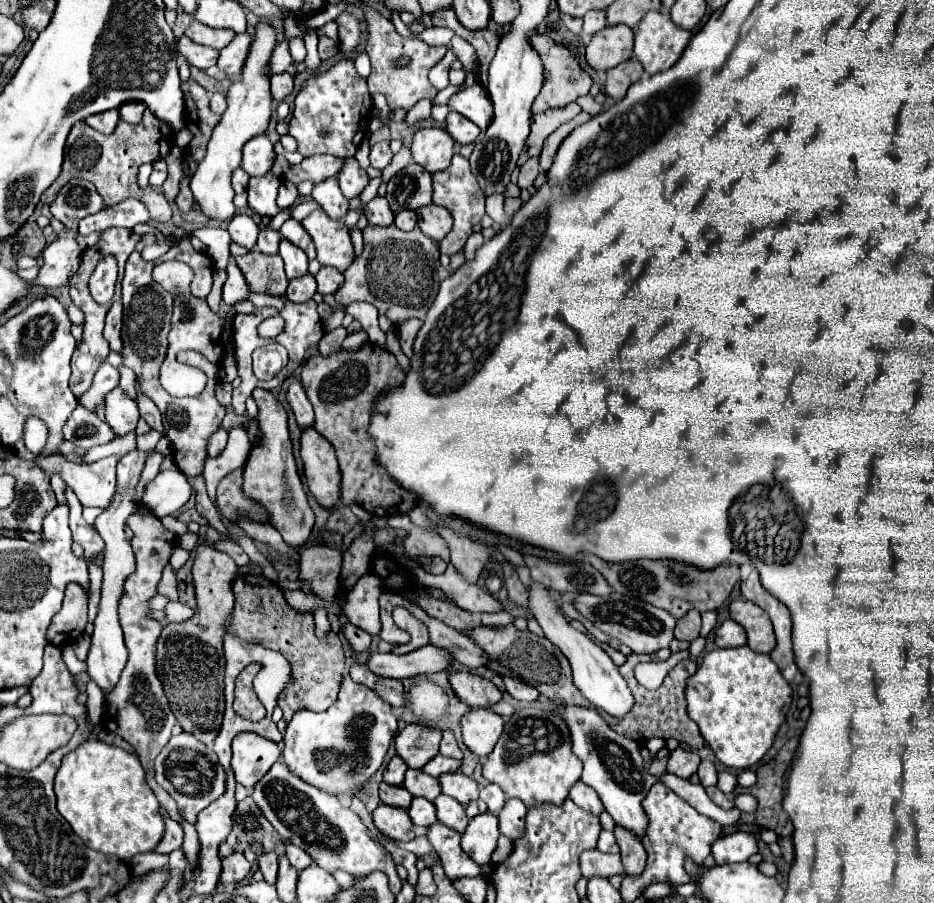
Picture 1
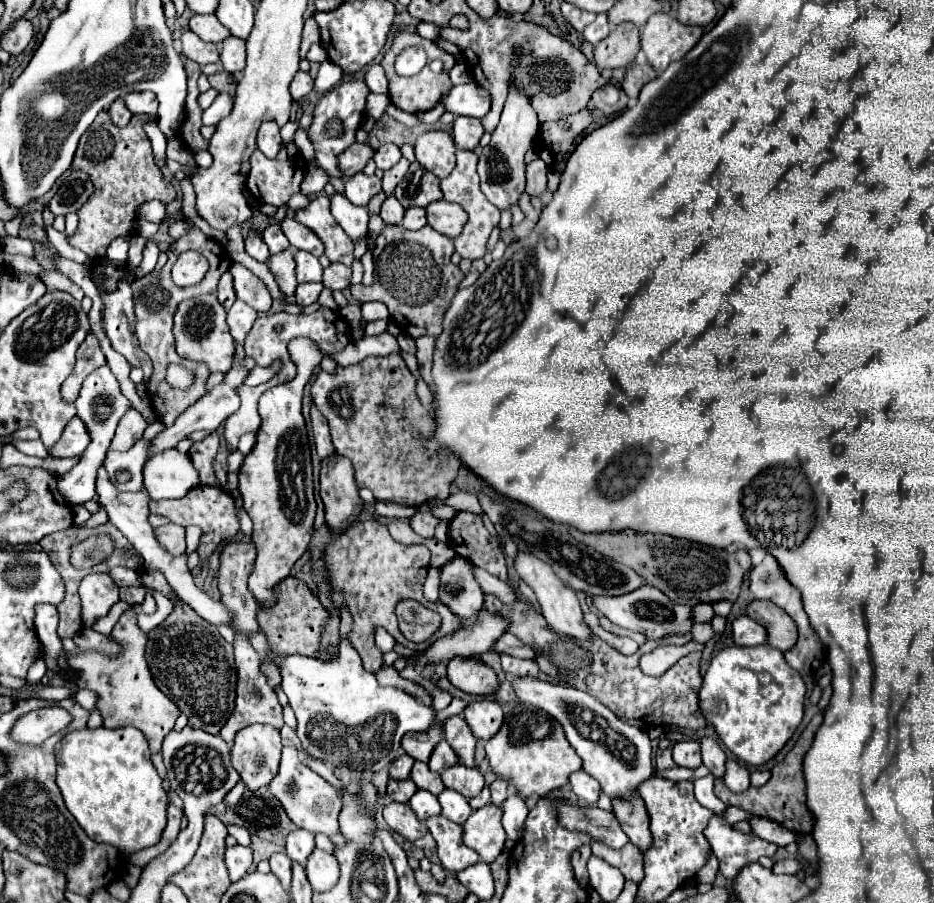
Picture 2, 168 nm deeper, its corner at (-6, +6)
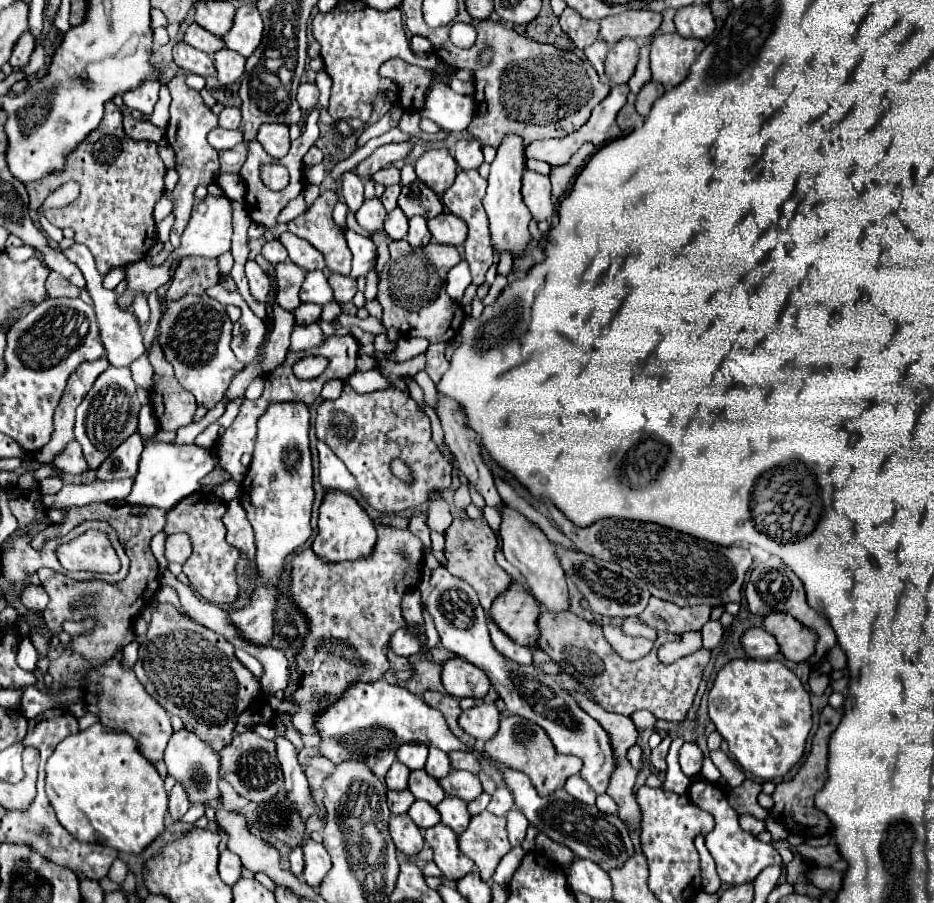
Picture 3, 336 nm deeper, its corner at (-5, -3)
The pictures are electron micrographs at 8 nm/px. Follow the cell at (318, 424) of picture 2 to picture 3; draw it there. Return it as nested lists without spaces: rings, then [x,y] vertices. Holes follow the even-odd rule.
[[[318,442],[318,454],[320,454],[322,486],[324,488],[340,488],[344,492],[354,494],[358,490],[358,482],[354,482],[354,476],[348,472],[344,462],[324,442]]]

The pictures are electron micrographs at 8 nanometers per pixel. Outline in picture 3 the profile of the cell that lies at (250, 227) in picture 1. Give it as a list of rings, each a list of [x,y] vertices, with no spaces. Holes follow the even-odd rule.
[[[248,260],[246,262],[246,276],[248,276],[248,282],[250,282],[252,296],[256,300],[260,300],[260,302],[266,302],[266,294],[270,290],[270,278],[268,278],[268,274],[254,260]]]

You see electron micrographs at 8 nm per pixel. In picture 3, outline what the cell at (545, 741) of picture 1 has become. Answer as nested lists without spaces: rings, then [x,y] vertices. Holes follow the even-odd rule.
[[[508,716],[508,718],[500,720],[498,734],[486,742],[484,750],[490,758],[502,762],[502,766],[510,766],[510,770],[524,772],[532,780],[538,794],[542,794],[542,796],[550,796],[552,792],[564,788],[566,780],[574,774],[578,774],[582,768],[580,758],[558,754],[554,744],[550,744],[548,734],[538,724],[534,724],[522,716]]]

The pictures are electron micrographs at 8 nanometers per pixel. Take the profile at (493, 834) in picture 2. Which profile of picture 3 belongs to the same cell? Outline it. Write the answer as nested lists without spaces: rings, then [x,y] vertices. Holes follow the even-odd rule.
[[[482,812],[470,818],[466,832],[458,838],[460,852],[480,870],[482,880],[490,880],[502,856],[512,848],[506,838],[506,818]]]

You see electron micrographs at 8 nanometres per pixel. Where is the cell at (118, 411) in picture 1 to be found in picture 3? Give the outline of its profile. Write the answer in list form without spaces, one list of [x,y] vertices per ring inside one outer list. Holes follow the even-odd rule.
[[[134,432],[126,442],[122,442],[98,468],[96,478],[112,480],[112,478],[128,478],[138,472],[138,458],[142,454],[142,438],[138,432]]]

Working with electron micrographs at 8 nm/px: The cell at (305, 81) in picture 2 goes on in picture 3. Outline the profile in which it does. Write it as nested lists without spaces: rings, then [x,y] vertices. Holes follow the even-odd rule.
[[[308,82],[300,84],[296,98],[298,98],[298,104],[302,110],[310,110],[318,104],[318,88],[314,84],[308,84]]]

